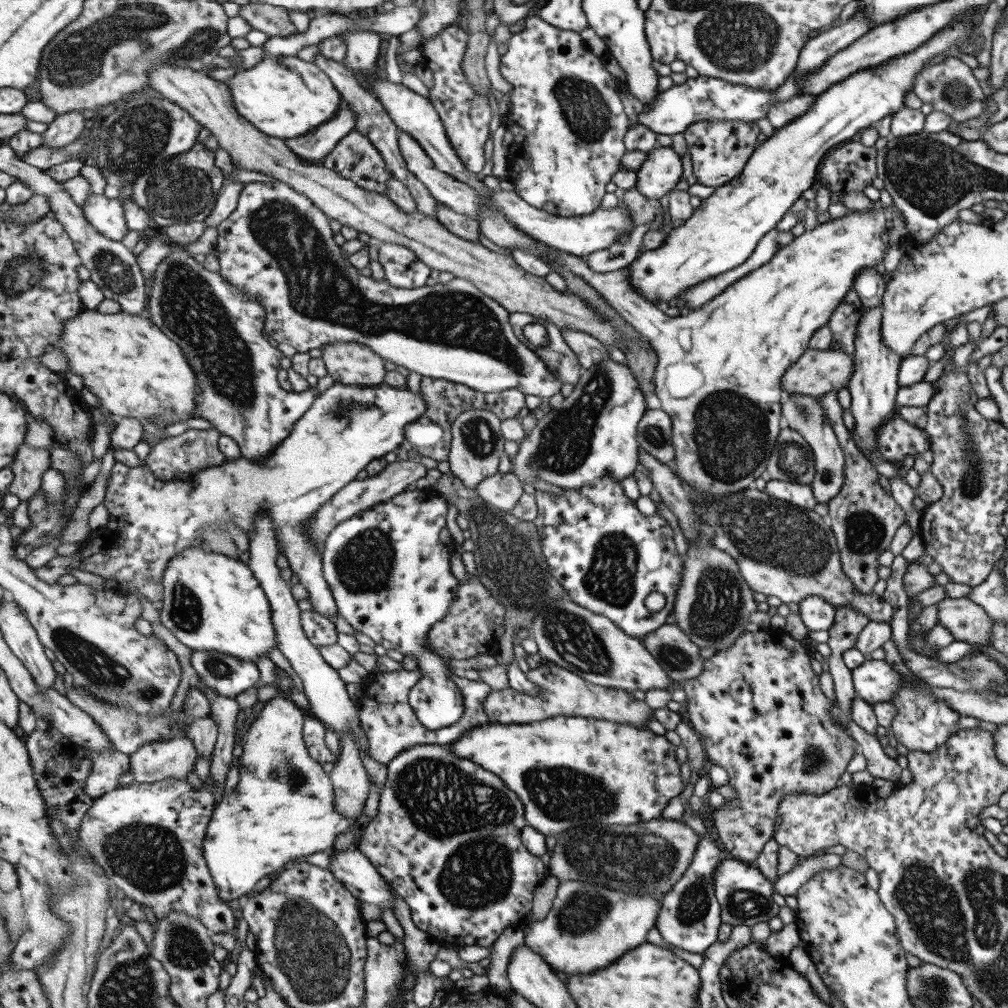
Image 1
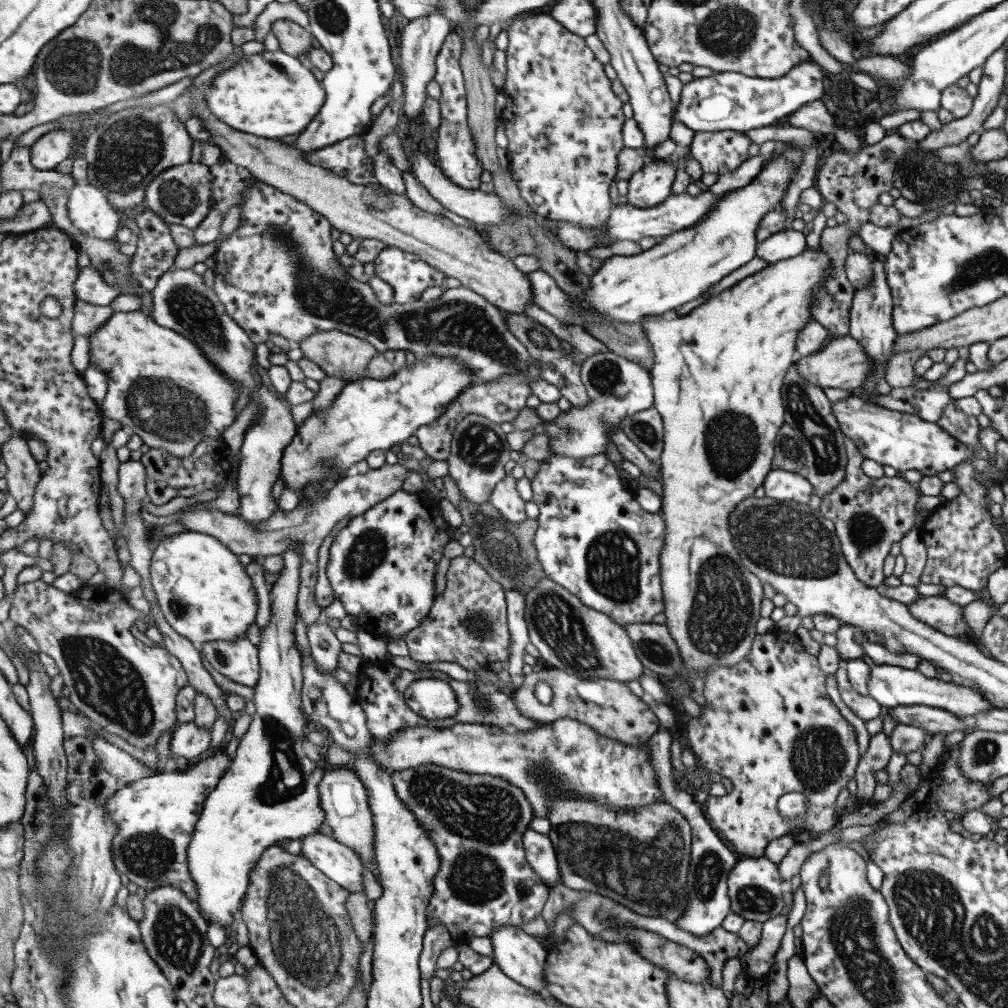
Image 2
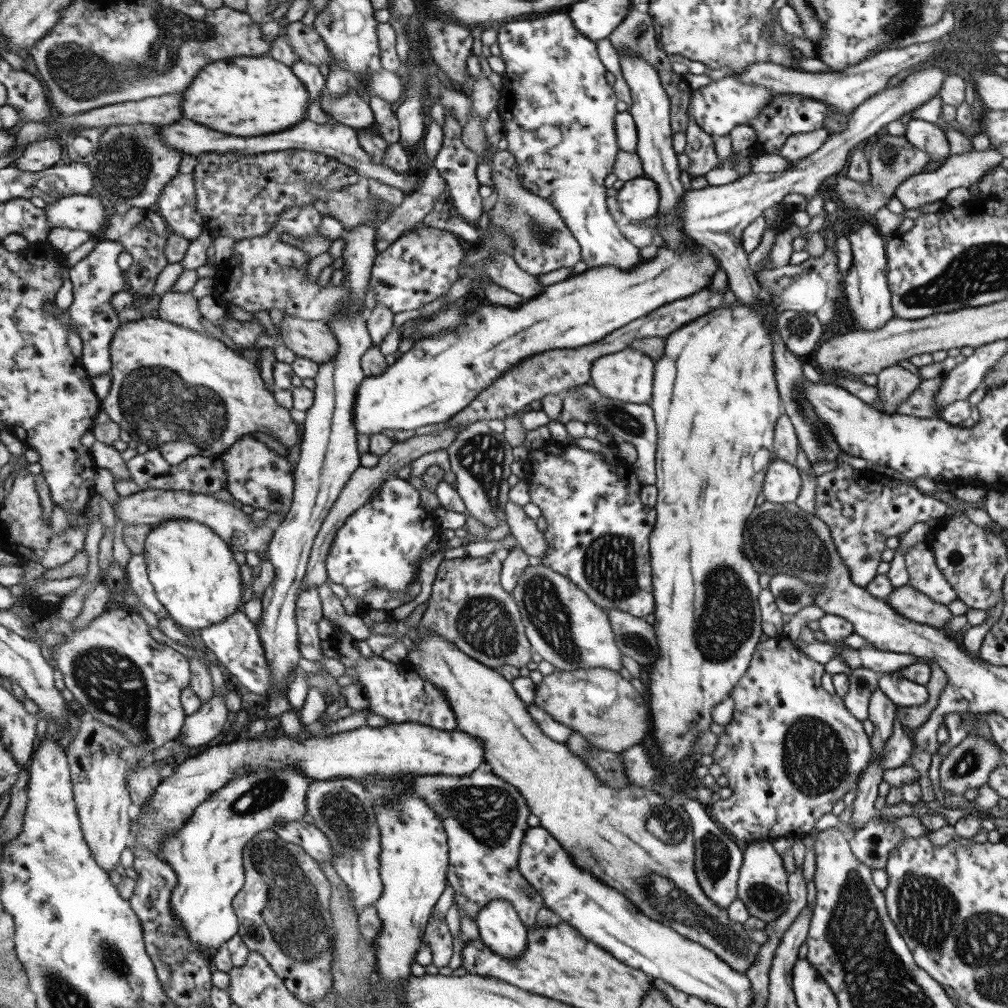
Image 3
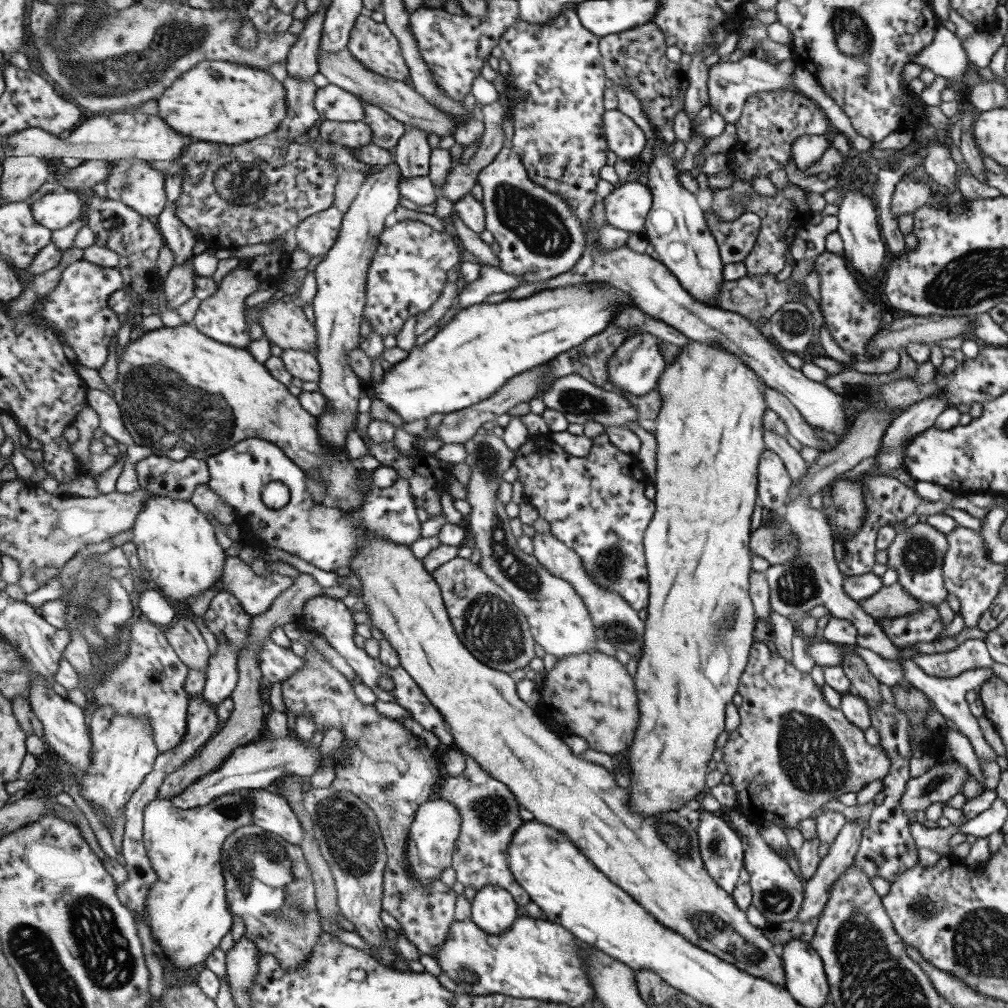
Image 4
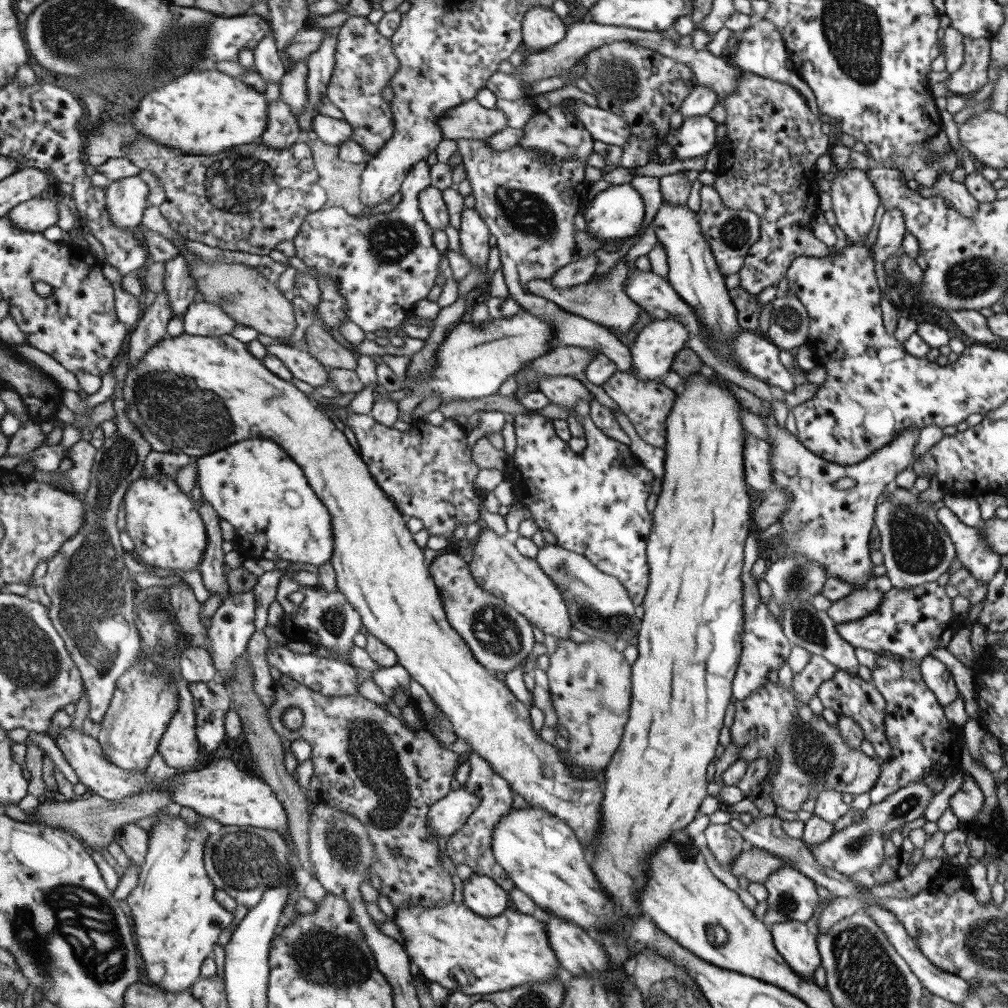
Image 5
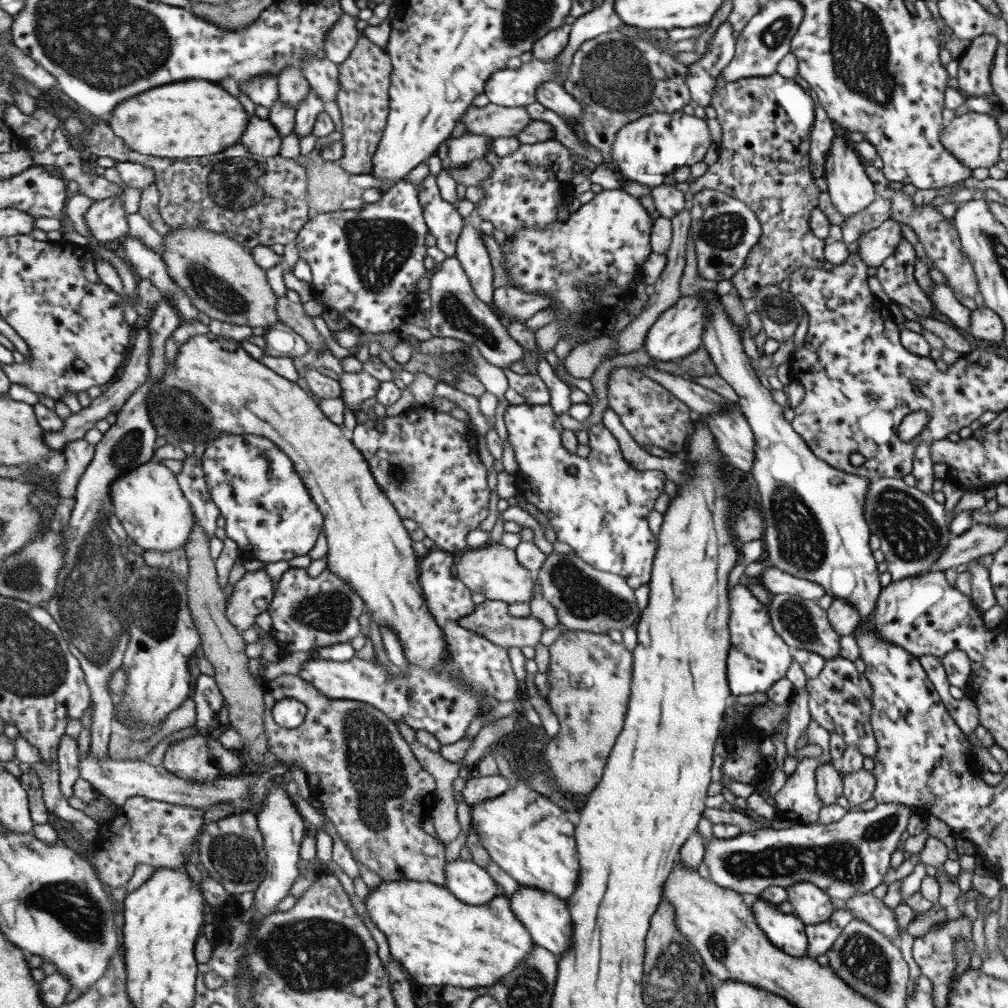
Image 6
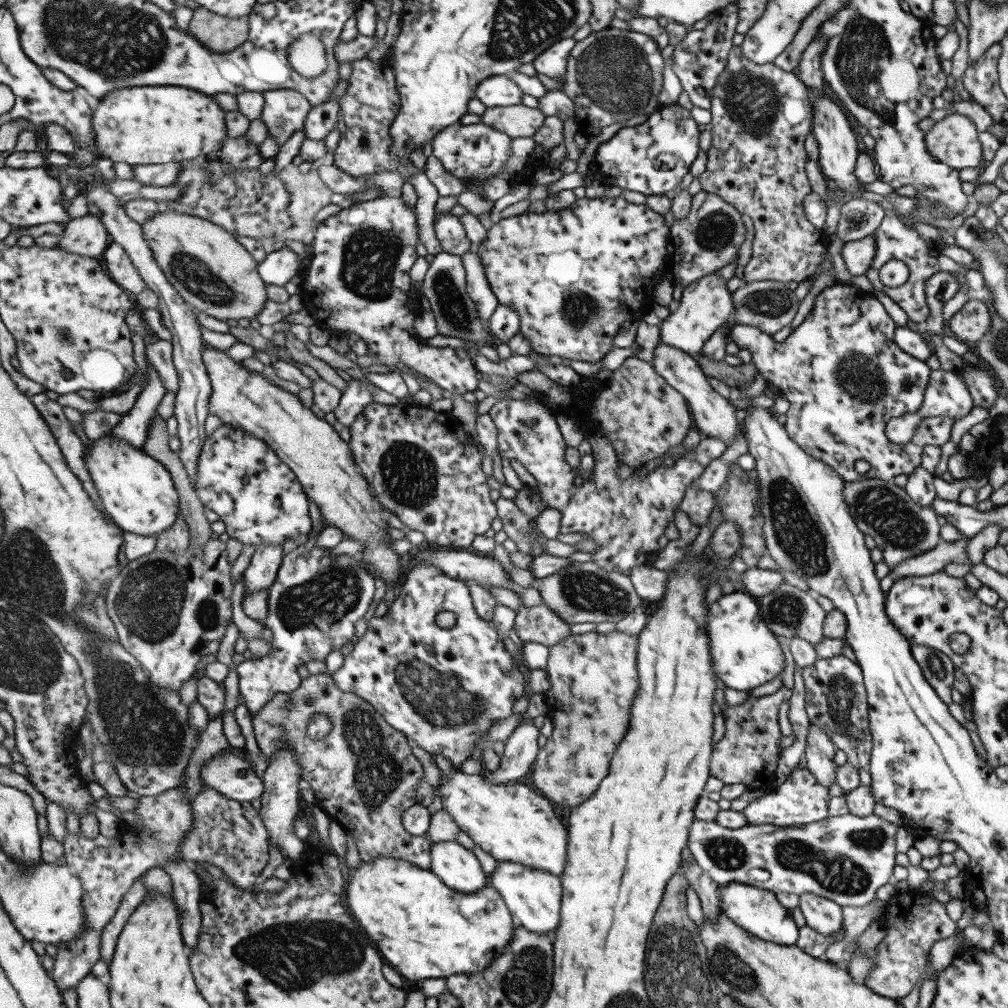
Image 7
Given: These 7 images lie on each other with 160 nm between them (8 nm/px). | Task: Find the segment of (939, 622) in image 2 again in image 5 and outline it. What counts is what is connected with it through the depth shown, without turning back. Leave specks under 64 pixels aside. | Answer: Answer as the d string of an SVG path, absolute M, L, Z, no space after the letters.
M857 588L848 595L841 600L833 601L825 612L834 624L858 620L875 612L883 598L882 592L876 588Z

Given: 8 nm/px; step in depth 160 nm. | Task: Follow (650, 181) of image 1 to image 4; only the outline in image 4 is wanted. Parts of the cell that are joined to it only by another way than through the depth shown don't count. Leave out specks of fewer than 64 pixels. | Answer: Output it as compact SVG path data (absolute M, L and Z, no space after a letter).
M627 181L603 197L606 224L625 232L643 232L644 220L650 209L652 196L645 184Z

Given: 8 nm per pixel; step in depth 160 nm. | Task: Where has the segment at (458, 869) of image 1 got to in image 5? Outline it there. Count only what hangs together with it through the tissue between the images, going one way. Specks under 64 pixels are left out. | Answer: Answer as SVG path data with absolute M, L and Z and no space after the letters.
M471 752L471 778L467 782L467 788L477 793L481 798L479 808L469 818L469 823L463 825L454 835L451 835L446 845L447 854L453 864L466 864L473 868L474 872L480 875L489 875L494 878L505 890L510 891L516 887L508 871L497 862L493 852L492 840L494 828L513 809L513 788L510 782L500 775L496 768L485 760L479 753Z

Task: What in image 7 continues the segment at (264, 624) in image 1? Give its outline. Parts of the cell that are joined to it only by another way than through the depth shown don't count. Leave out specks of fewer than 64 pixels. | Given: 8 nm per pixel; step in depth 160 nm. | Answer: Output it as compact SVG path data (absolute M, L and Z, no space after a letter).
M107 431L84 450L84 459L105 511L124 532L141 536L165 534L181 513L181 498L168 467L146 451Z

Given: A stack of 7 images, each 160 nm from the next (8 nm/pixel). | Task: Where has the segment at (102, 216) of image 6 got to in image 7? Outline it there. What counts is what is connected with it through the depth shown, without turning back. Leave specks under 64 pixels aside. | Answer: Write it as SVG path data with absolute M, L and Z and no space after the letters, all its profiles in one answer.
M86 214L67 223L56 246L67 252L101 258L110 245L109 235L104 222L92 214Z

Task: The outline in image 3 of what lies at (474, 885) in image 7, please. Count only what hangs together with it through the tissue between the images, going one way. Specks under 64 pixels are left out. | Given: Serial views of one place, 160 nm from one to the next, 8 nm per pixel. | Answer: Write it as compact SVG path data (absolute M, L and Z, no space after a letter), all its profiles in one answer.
M495 899L476 918L480 938L503 958L519 960L529 946L529 927L521 920L511 901Z

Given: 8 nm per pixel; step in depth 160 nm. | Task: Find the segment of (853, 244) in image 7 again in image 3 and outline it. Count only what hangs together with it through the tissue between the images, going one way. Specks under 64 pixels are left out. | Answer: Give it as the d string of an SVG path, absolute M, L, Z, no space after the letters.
M992 147L985 151L969 151L969 153L962 153L961 155L951 155L947 157L934 171L927 171L914 174L904 178L894 190L892 196L897 198L905 209L914 208L925 204L926 202L933 202L943 200L947 196L947 192L951 188L957 186L970 186L974 182L978 182L979 178L985 174L987 168L998 166L1002 156Z

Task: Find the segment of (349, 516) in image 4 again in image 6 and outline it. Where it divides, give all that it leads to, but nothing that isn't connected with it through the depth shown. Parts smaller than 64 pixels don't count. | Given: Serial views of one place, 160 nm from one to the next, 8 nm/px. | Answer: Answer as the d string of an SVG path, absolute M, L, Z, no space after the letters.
M221 433L207 445L202 465L212 500L226 520L226 535L237 542L243 559L268 563L288 561L295 556L305 556L315 548L324 528L324 515L297 473L296 464L277 443L263 435Z

